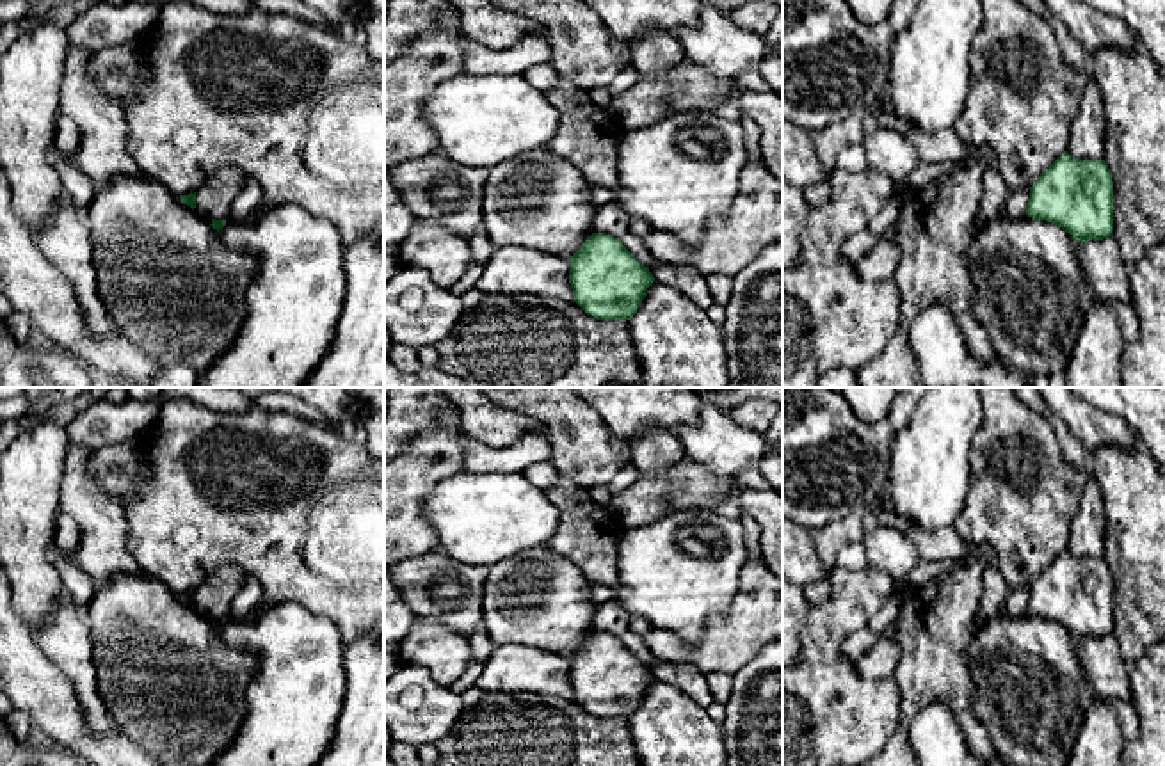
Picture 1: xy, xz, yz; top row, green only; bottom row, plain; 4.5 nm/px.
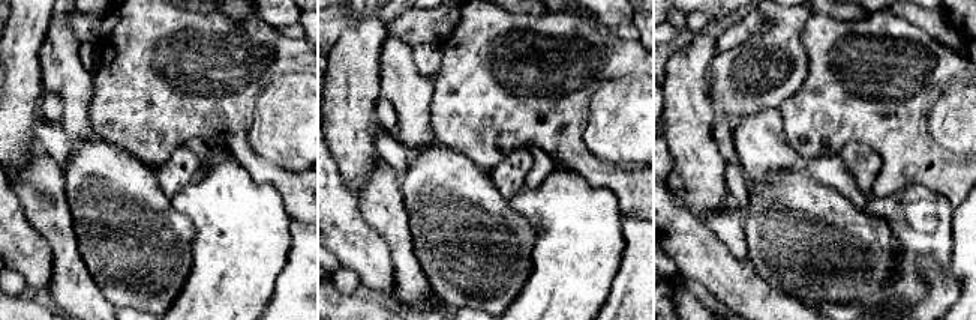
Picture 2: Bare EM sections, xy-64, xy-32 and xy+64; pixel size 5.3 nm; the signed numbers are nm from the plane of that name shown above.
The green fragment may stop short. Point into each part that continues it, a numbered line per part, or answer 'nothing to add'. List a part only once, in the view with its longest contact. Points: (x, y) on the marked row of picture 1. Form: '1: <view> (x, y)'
nothing to add

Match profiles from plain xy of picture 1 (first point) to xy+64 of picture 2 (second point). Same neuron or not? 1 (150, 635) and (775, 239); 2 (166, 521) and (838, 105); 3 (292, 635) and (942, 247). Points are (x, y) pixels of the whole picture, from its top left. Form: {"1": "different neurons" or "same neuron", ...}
{"1": "same neuron", "2": "same neuron", "3": "same neuron"}

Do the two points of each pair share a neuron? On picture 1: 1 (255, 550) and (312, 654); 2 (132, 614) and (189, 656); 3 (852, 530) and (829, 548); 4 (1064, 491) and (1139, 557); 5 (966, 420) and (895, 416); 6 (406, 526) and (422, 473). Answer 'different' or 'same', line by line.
1: different
2: same
3: same
4: different
5: different
6: same

